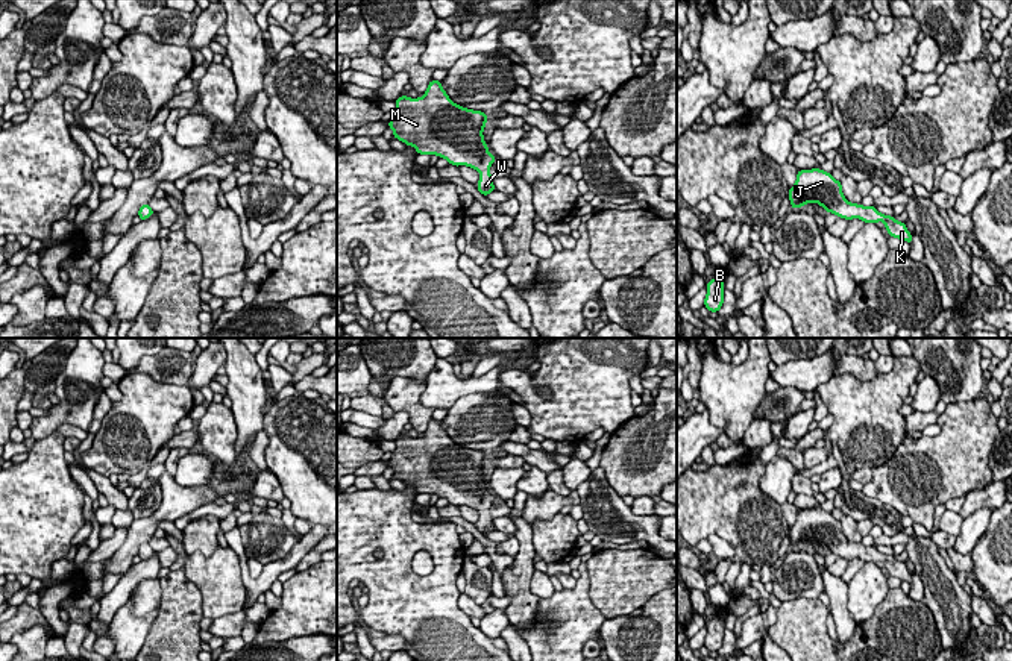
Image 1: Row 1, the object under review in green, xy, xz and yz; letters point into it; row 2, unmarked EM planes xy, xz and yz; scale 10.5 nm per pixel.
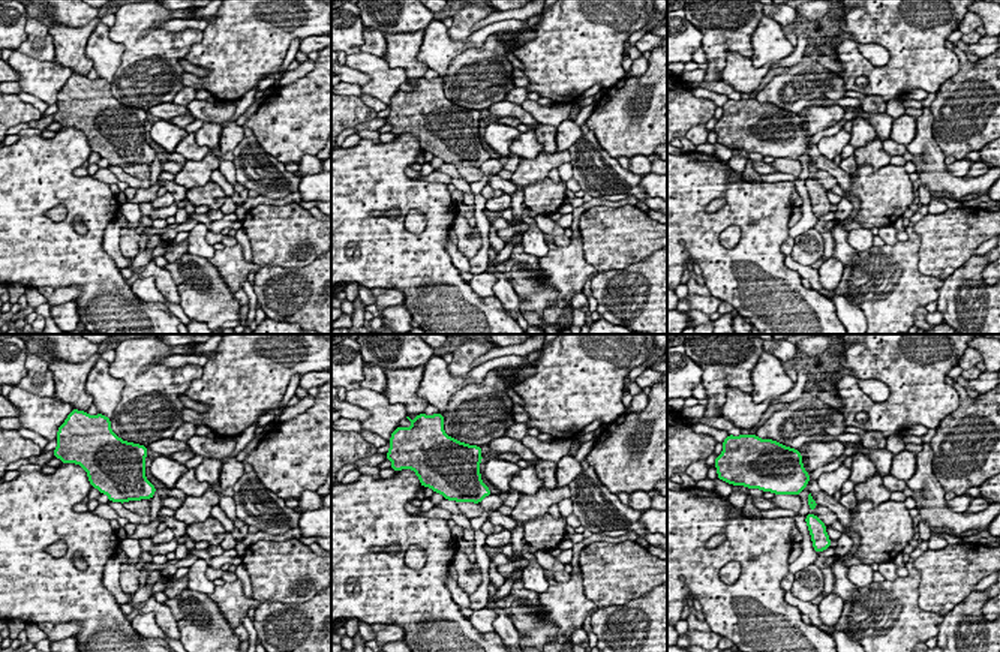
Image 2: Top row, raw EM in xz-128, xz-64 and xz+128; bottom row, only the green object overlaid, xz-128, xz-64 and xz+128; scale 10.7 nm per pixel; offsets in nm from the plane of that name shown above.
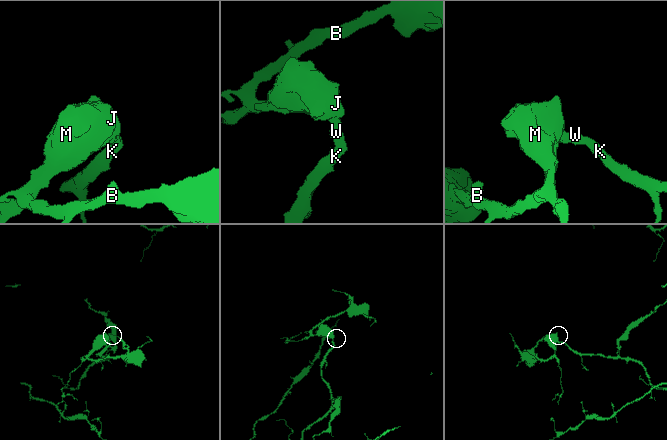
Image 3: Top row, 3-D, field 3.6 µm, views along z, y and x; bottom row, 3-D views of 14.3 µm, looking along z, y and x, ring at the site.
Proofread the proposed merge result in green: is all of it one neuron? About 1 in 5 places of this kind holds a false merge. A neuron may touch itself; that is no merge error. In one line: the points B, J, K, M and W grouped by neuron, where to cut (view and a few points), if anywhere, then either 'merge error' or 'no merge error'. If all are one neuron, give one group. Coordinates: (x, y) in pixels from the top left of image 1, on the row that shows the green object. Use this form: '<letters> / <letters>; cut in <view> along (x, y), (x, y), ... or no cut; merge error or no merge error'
B J K M W; no cut; no merge error

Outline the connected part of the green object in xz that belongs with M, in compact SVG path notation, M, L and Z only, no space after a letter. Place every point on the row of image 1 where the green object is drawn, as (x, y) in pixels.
M431 80L423 97L411 99L401 96L394 103L396 109L391 114L388 127L394 132L393 136L405 146L413 146L419 155L437 155L446 159L451 165L466 165L479 171L478 191L489 196L496 191L490 174L490 167L496 155L489 152L482 130L486 129L487 114L473 111L454 103L442 88L442 80Z

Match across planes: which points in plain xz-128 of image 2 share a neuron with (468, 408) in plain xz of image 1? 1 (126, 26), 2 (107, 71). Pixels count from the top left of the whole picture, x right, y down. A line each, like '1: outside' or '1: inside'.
1: inside
2: outside

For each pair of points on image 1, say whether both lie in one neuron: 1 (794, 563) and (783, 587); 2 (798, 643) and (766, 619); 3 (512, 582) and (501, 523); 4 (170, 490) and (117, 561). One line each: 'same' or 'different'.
1: same
2: different
3: different
4: same

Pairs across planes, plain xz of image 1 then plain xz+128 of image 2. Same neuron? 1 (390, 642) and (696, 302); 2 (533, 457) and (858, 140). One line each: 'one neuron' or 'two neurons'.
1: one neuron
2: two neurons

